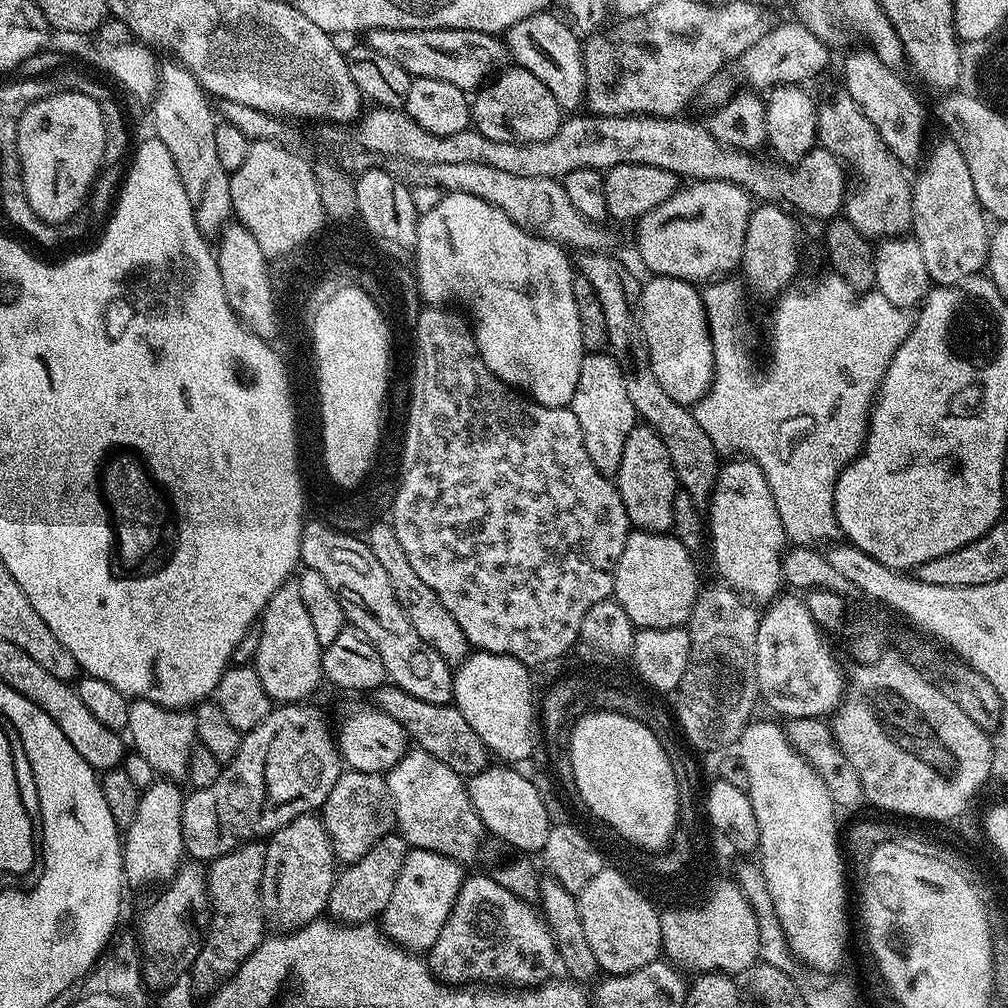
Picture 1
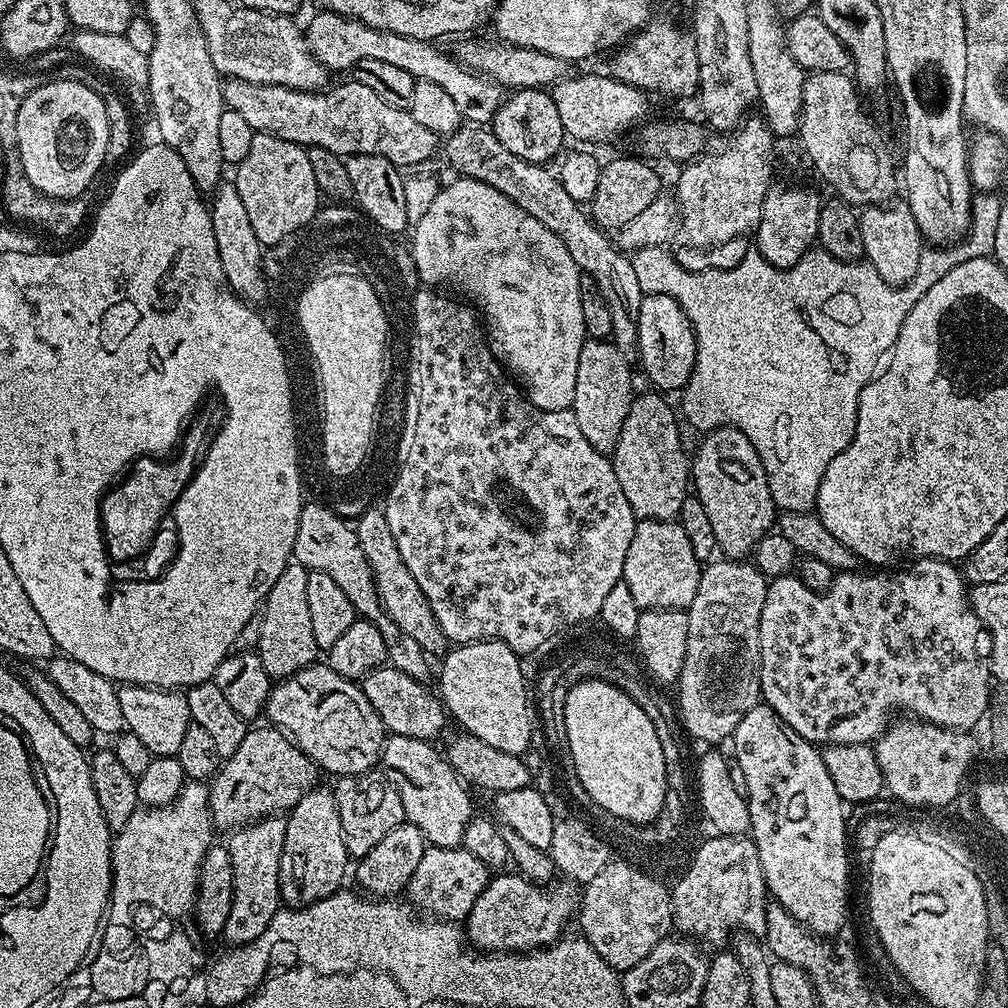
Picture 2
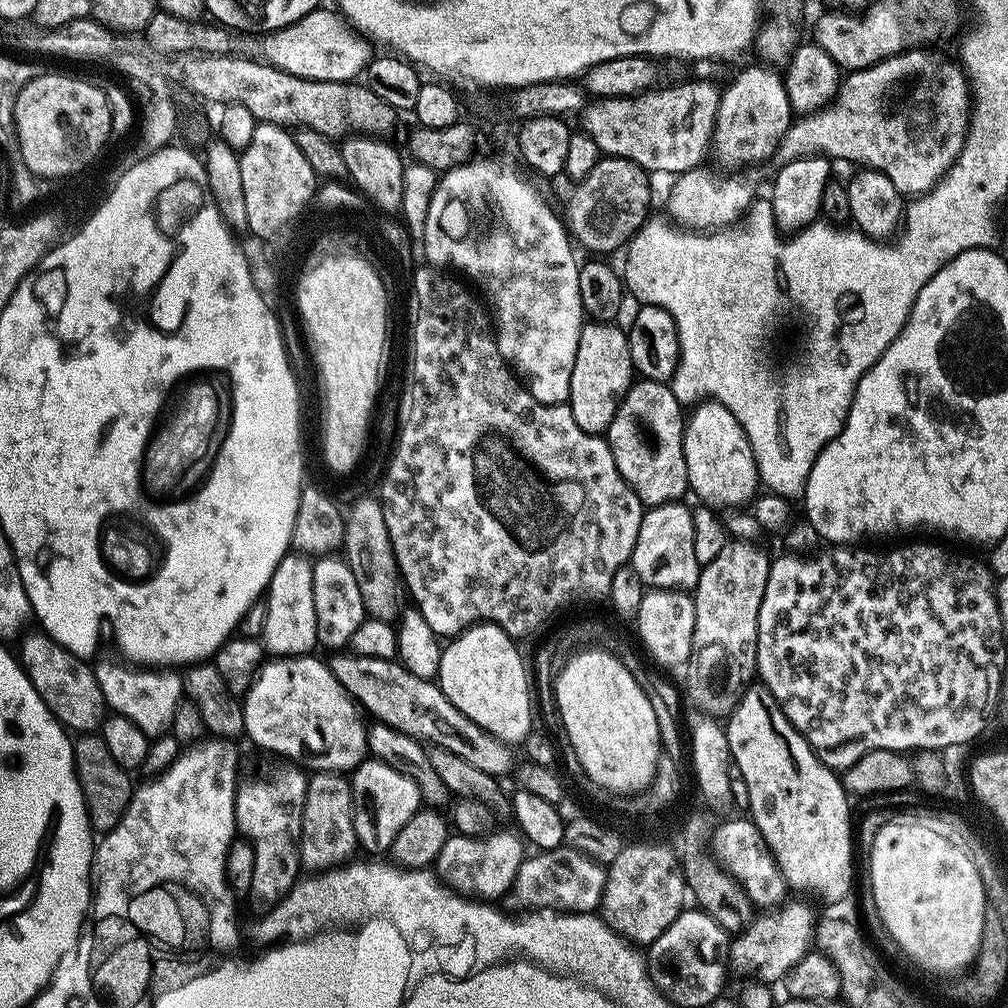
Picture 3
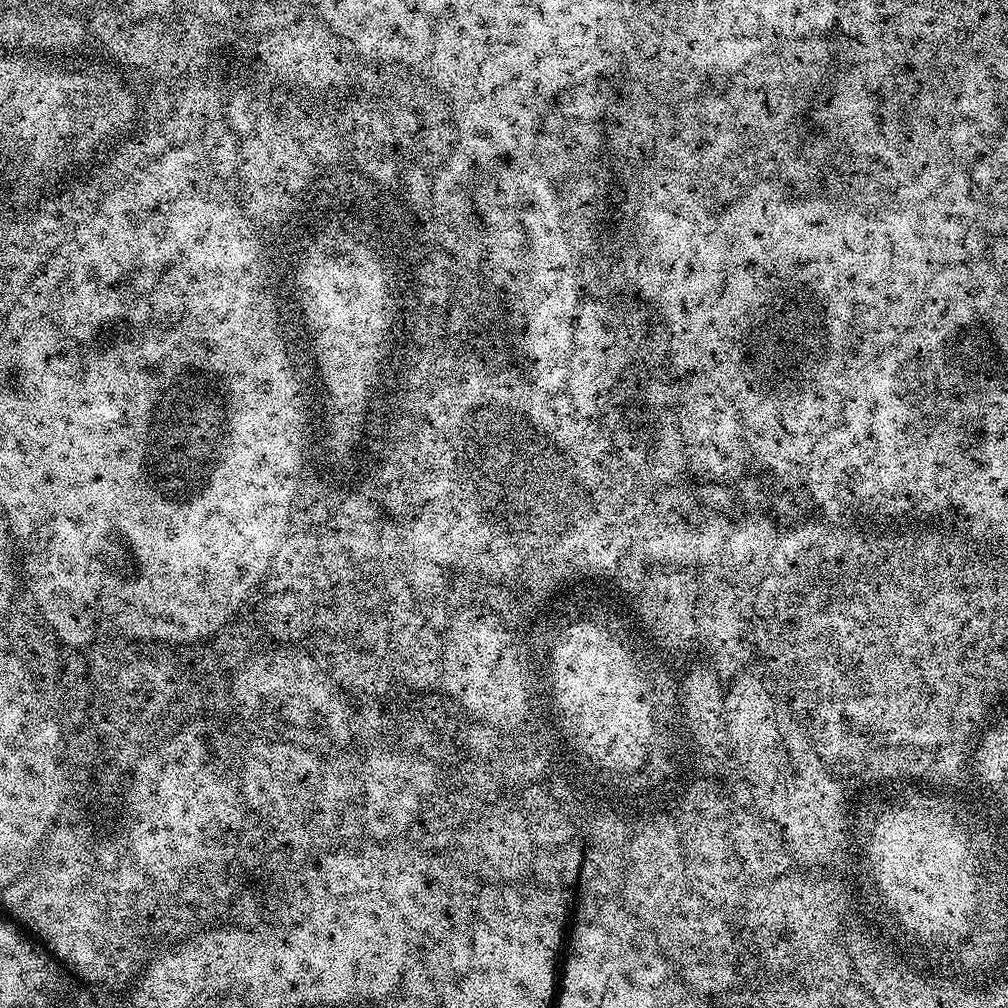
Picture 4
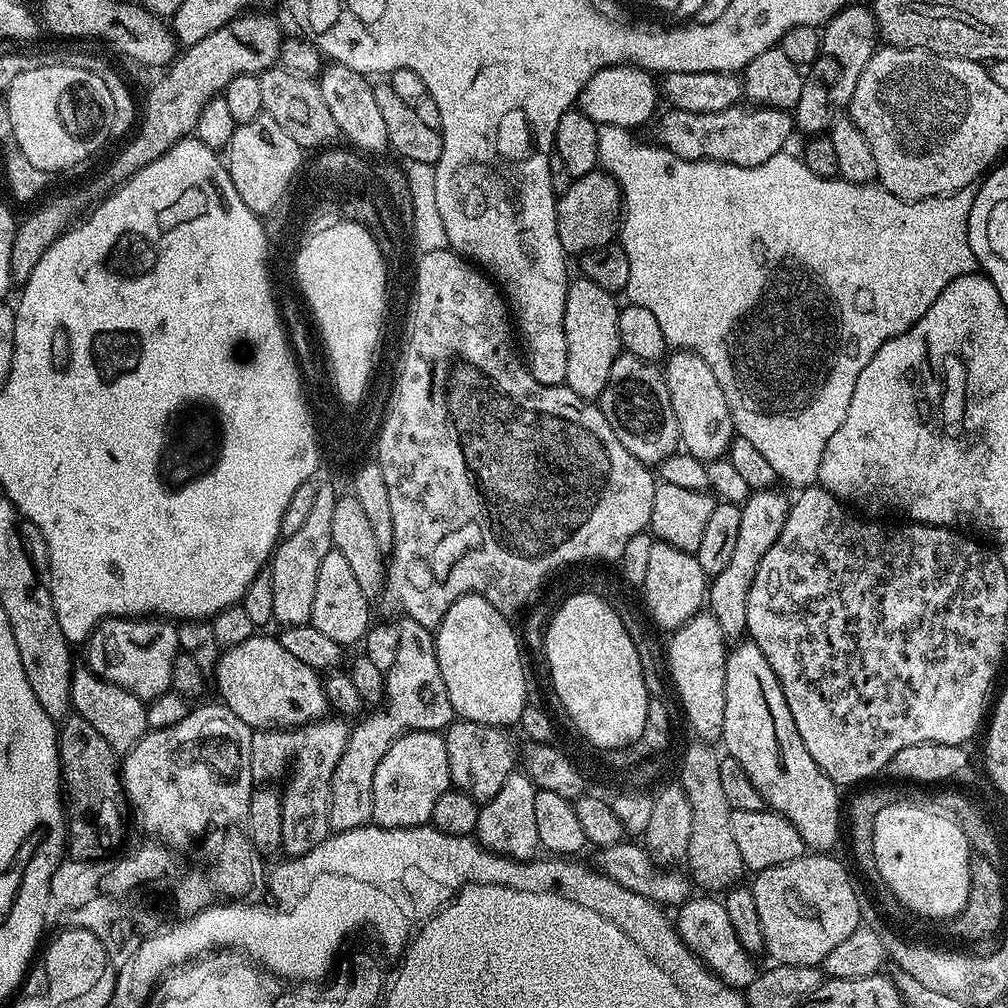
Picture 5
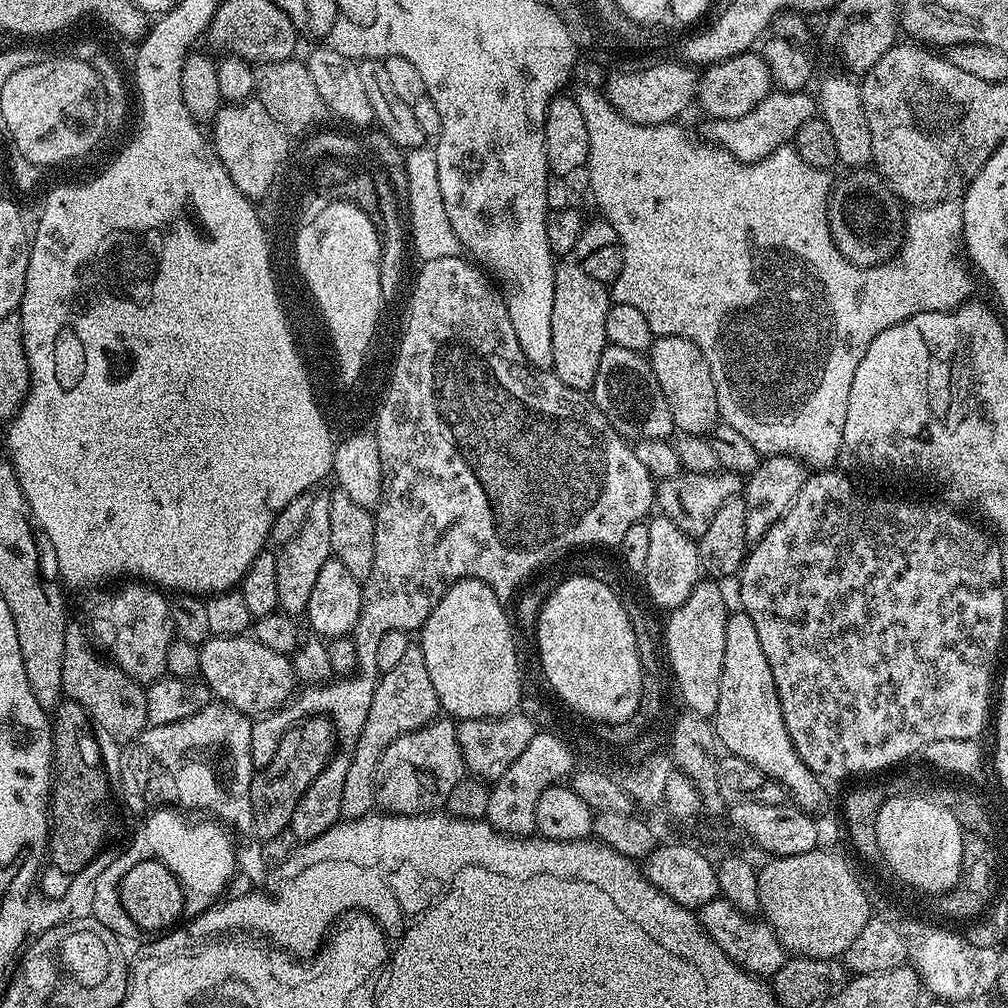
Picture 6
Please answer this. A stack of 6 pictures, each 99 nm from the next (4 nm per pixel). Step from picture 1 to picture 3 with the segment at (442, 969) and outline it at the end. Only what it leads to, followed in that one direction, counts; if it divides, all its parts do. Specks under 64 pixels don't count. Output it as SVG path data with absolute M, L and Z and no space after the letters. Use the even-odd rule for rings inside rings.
M561 846L551 850L540 850L537 856L529 855L518 870L512 883L511 899L516 899L516 904L524 910L555 910L569 914L592 914L600 907L600 899L604 896L604 887L608 873L605 865L597 864L588 856L581 856L570 847Z

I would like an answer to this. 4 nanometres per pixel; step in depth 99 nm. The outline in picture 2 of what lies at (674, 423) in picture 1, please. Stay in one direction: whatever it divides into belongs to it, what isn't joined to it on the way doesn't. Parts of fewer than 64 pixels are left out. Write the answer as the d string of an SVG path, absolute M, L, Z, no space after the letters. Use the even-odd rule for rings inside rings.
M465 123L457 132L452 132L442 144L442 156L448 159L450 167L461 177L470 180L481 180L494 190L506 194L526 214L538 218L542 226L549 228L570 250L570 258L580 267L581 273L592 276L610 306L610 318L614 322L611 341L623 356L635 357L638 352L638 326L636 312L638 300L632 292L637 291L634 278L634 266L631 259L616 247L609 233L600 228L587 211L582 209L581 201L570 198L566 190L562 190L562 182L555 171L551 172L548 164L535 164L518 158L518 154L506 150L502 142L492 133L491 127Z

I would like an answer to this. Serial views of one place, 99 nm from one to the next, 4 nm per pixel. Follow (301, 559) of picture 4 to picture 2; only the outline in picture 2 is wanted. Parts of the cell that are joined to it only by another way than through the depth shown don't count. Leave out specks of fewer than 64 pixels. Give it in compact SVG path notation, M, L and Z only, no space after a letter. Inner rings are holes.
M289 562L282 574L278 574L278 582L270 586L268 597L262 605L262 634L258 654L262 658L262 666L266 666L266 674L276 682L285 680L317 659L318 649L314 642L314 629L310 627L310 609L306 602L308 574L309 569Z

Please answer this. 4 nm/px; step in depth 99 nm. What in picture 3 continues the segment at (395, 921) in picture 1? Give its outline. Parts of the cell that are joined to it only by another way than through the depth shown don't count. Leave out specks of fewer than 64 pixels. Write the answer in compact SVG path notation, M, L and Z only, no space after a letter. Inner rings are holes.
M497 830L488 836L449 835L436 859L435 875L445 888L459 896L496 902L494 900L503 892L504 895L511 893L514 878L526 859L525 841L515 831L512 832Z

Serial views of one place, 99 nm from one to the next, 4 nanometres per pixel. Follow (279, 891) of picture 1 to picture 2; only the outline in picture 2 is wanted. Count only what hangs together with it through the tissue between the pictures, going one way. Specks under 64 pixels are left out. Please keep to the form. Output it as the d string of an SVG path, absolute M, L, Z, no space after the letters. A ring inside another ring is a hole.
M331 787L312 788L302 802L291 808L287 822L286 842L282 846L282 862L278 870L281 901L288 906L313 904L341 891L345 887L344 875L350 872L350 857L342 834L335 791Z

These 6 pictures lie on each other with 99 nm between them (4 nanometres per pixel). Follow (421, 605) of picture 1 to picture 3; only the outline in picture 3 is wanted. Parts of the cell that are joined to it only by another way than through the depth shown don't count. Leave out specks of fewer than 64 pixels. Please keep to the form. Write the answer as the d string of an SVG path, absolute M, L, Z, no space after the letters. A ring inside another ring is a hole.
M367 494L353 500L347 509L342 556L347 560L350 570L354 570L365 613L374 620L399 621L406 604L406 589L400 568L396 565L396 555L390 546L390 530L386 530L384 505L375 495Z

